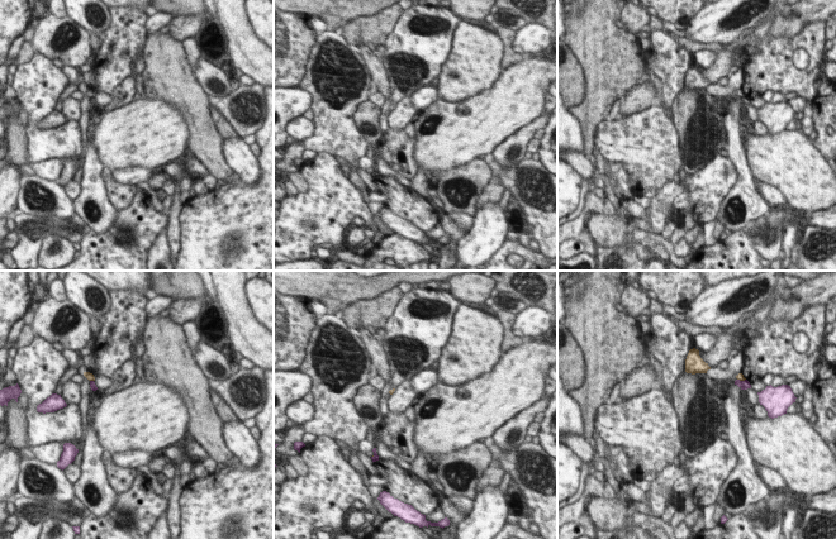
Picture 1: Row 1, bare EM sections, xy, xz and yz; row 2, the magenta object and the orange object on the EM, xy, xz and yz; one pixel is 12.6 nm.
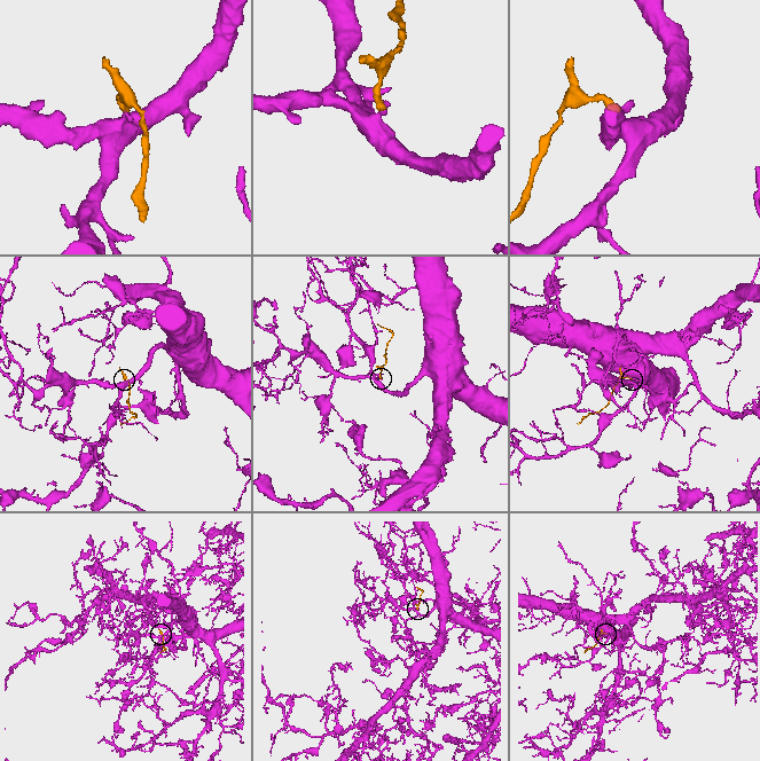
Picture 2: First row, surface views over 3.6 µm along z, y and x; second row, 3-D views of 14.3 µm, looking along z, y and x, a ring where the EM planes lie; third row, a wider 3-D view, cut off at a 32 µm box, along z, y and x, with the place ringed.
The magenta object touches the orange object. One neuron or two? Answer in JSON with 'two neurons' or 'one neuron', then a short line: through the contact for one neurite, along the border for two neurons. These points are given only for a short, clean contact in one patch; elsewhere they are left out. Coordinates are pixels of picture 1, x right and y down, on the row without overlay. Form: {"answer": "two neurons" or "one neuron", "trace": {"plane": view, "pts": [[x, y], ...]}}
{"answer": "two neurons", "trace": {"plane": "yz", "pts": [[737, 95], [745, 96]]}}

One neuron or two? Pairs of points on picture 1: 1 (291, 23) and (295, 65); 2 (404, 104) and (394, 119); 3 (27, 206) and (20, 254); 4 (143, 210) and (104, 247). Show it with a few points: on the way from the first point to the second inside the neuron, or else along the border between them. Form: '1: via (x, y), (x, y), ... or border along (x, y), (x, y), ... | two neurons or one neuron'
1: via (291, 33), (291, 55) | one neuron
2: via (404, 108), (398, 115) | one neuron
3: border along (18, 210), (37, 216), (55, 218) | two neurons
4: via (137, 227), (136, 243), (131, 247), (120, 247) | one neuron

